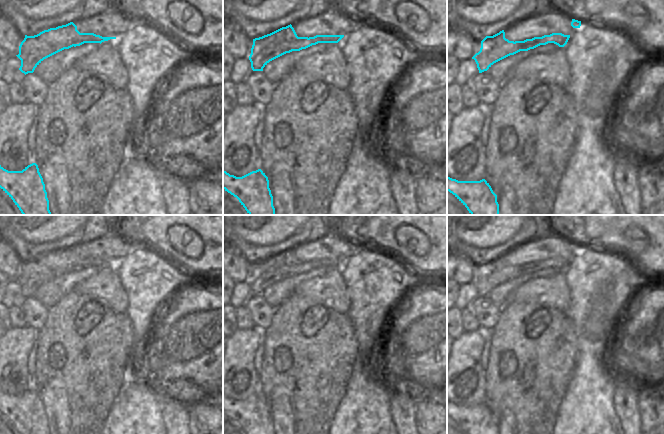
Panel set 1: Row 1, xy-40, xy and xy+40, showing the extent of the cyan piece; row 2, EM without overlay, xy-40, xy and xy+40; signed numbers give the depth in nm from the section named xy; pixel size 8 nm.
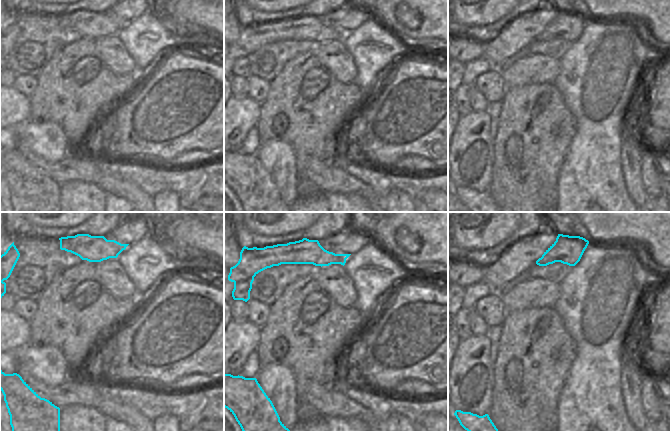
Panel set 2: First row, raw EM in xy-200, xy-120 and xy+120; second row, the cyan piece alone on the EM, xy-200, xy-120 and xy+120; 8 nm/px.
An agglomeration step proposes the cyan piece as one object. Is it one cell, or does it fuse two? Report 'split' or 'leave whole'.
split

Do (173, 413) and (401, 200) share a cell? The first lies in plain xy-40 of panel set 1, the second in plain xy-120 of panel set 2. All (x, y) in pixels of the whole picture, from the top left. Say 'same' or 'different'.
same

